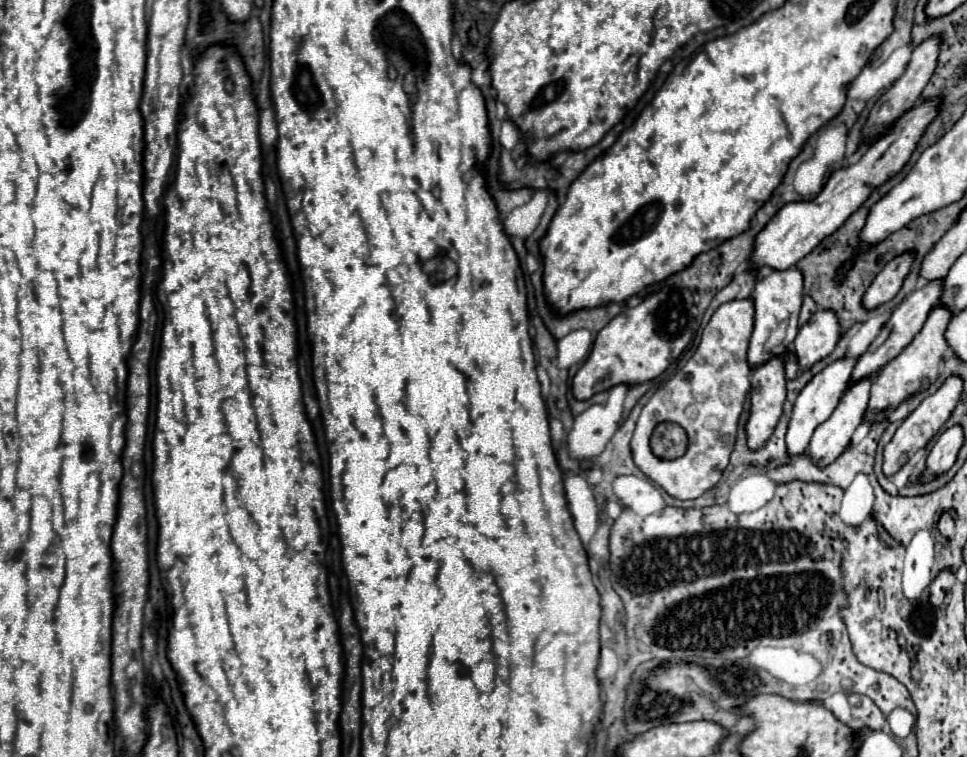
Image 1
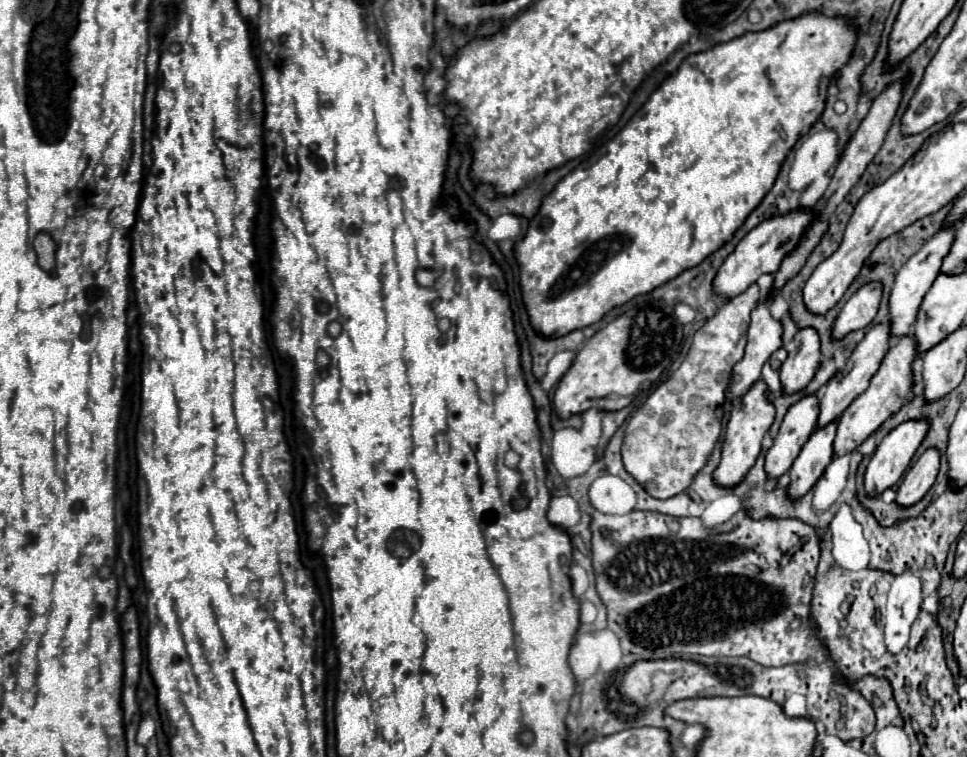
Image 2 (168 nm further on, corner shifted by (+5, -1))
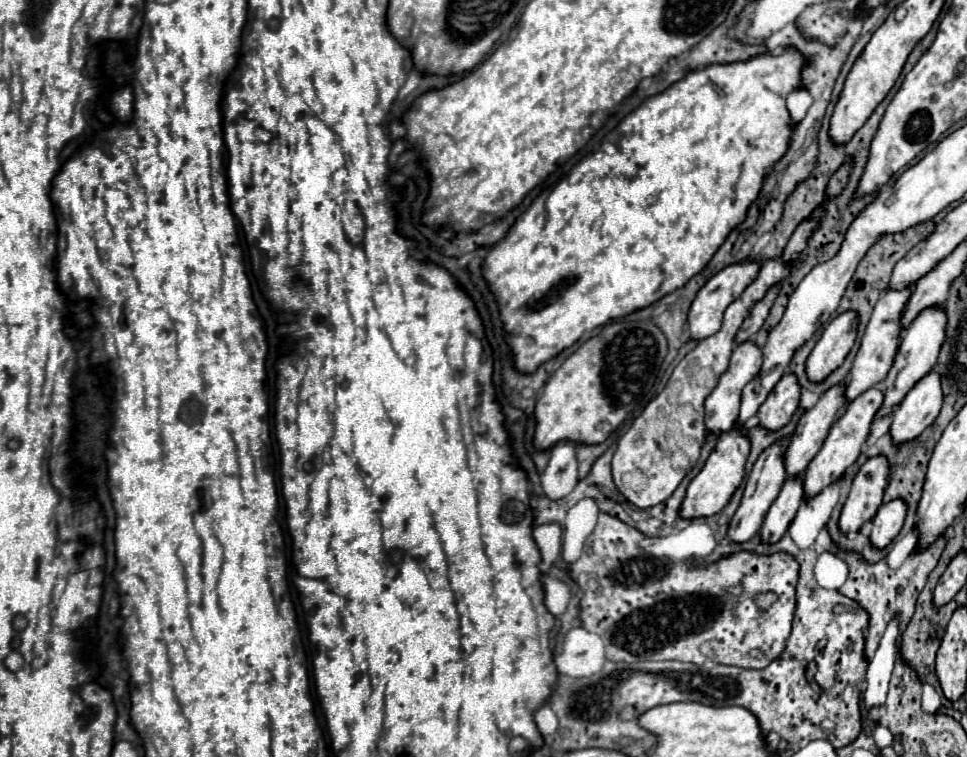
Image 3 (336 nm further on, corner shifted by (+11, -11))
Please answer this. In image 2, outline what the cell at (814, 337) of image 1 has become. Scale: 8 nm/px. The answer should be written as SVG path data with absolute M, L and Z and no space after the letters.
M801 329L795 335L795 351L789 353L785 363L779 369L781 385L787 395L803 391L813 379L821 353L819 353L819 335L815 329Z

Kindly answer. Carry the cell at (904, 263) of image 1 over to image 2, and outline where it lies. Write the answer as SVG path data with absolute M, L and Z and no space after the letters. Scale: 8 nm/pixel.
M867 283L859 291L853 293L853 297L845 303L841 313L837 315L833 329L831 329L831 339L839 341L851 331L859 331L867 327L873 317L877 315L881 301L881 285L879 283Z

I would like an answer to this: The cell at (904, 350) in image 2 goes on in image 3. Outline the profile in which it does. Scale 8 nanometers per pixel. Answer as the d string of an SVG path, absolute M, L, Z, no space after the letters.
M871 387L865 393L861 393L859 397L855 397L847 405L845 413L835 421L835 425L831 427L831 431L829 431L829 435L827 435L821 451L815 455L815 459L809 463L809 467L807 467L805 475L803 475L805 497L817 495L817 491L825 489L829 483L833 483L833 479L839 479L845 473L845 469L857 461L857 457L861 453L861 445L869 437L869 431L871 431L869 427L871 427L871 423L873 423L873 419L877 415L877 411L883 405L883 397L885 397L885 393L881 389Z

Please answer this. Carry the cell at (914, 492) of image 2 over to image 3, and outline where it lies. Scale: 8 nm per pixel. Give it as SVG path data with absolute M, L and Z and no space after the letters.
M893 499L887 505L881 505L871 531L871 543L879 549L887 547L901 531L907 515L907 503L903 499Z

